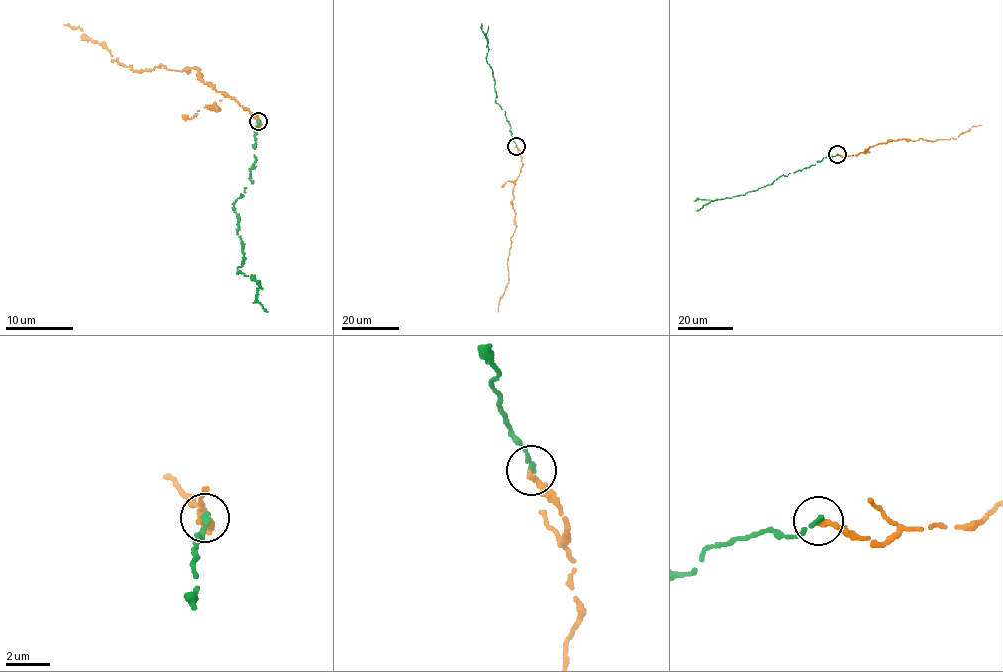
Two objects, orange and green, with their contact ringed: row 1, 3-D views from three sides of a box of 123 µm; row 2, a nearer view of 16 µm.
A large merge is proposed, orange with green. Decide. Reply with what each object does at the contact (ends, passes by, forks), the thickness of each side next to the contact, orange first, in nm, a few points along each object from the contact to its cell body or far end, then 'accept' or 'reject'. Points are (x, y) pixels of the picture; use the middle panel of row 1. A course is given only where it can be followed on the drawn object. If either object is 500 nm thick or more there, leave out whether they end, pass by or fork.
orange ends there; green ends there; 280 nm thick on the orange side, 280 nm on the other; orange runs (516, 146), (522, 166), (512, 192), (516, 227), (511, 237), (508, 257), (509, 280), (497, 311); green runs (516, 146), (505, 111), (495, 100), (492, 69), (486, 60), (488, 26); reject

